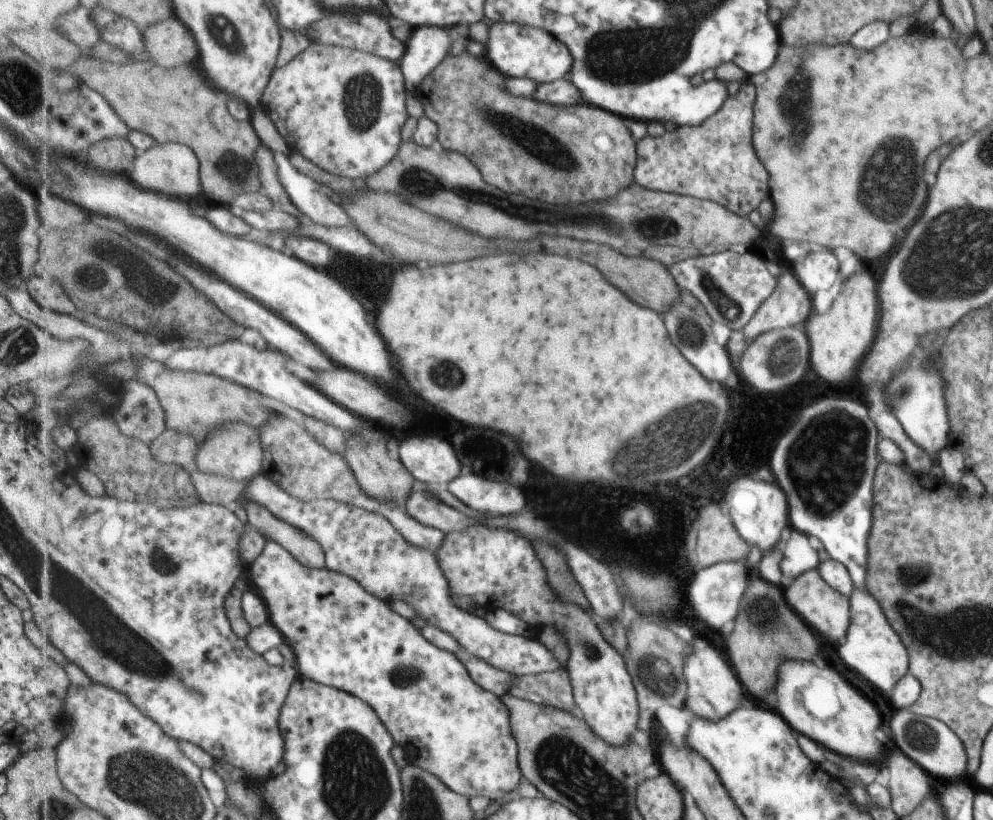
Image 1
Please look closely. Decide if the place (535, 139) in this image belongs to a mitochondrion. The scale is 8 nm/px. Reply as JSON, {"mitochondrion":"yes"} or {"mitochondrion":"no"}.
{"mitochondrion":"yes"}

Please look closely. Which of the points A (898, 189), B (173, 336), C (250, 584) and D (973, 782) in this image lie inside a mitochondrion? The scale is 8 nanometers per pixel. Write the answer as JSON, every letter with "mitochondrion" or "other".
{"A":"mitochondrion","B":"other","C":"other","D":"other"}

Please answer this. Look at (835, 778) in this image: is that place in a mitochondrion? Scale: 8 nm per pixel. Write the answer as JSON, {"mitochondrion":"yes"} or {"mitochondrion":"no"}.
{"mitochondrion":"no"}

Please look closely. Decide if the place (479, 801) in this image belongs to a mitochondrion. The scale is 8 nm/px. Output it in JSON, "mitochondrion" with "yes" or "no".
{"mitochondrion":"no"}

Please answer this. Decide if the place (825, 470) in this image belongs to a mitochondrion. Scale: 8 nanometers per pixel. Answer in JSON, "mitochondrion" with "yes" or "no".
{"mitochondrion":"yes"}

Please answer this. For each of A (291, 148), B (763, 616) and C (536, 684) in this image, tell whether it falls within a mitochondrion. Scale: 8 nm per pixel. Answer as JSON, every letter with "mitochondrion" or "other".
{"A":"other","B":"mitochondrion","C":"other"}

